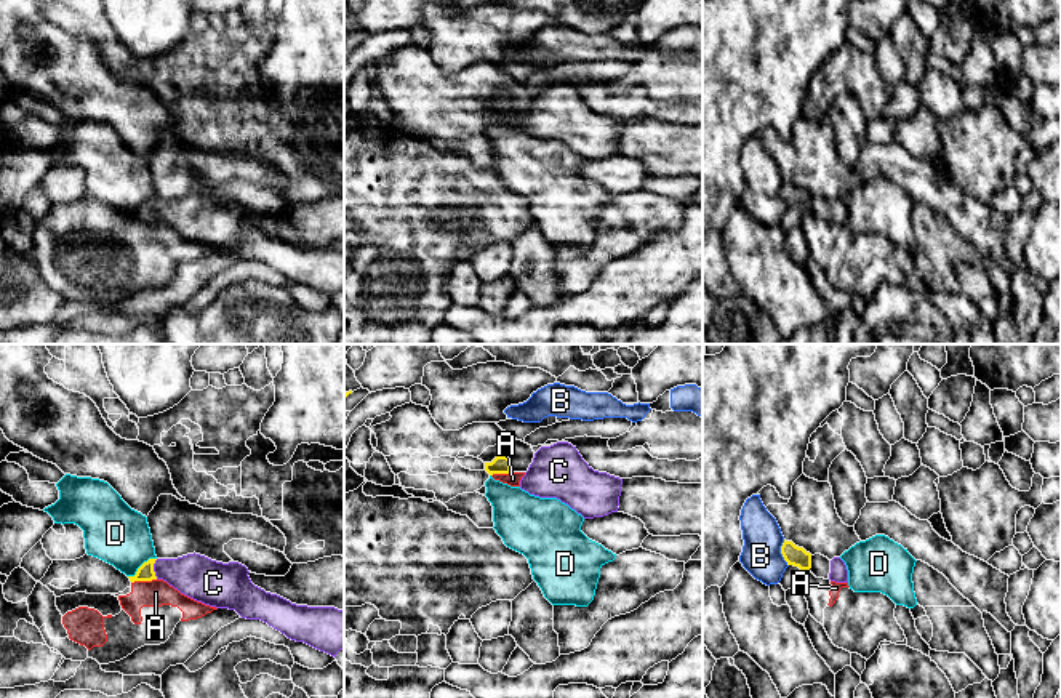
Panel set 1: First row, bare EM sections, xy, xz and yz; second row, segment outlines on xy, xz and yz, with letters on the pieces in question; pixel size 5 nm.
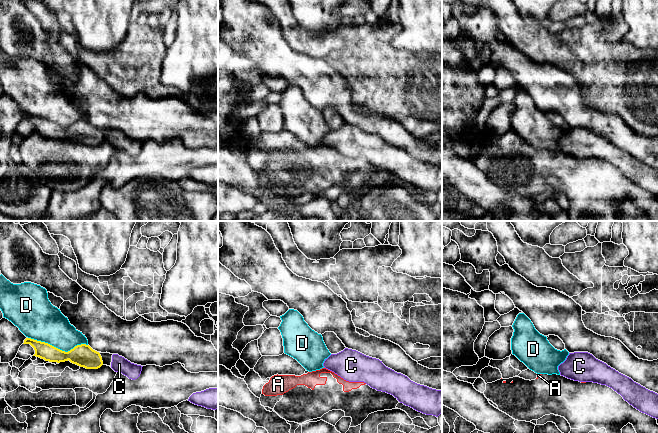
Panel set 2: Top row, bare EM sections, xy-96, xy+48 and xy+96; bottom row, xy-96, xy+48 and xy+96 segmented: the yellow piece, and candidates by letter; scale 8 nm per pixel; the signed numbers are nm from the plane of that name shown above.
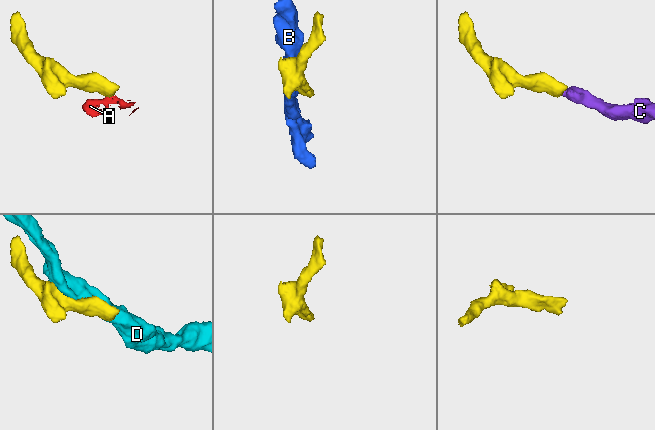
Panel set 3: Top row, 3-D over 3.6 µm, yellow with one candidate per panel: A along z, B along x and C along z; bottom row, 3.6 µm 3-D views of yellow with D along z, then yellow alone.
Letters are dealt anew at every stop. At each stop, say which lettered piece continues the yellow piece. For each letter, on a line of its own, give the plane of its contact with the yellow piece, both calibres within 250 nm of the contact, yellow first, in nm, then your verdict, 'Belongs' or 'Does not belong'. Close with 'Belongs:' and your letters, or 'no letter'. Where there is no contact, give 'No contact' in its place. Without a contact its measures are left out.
A: Touches yellow in xy. Thickness 80 nm (yellow) against 140 nm. Does not belong
B: Touches yellow in yz. Thickness 100 nm (yellow) against 200 nm. Does not belong
C: Touches yellow in xy. Thickness 80 nm (yellow) against 220 nm. Belongs
D: Touches yellow in xy. Thickness 80 nm (yellow) against 300 nm. Does not belong
Belongs: C

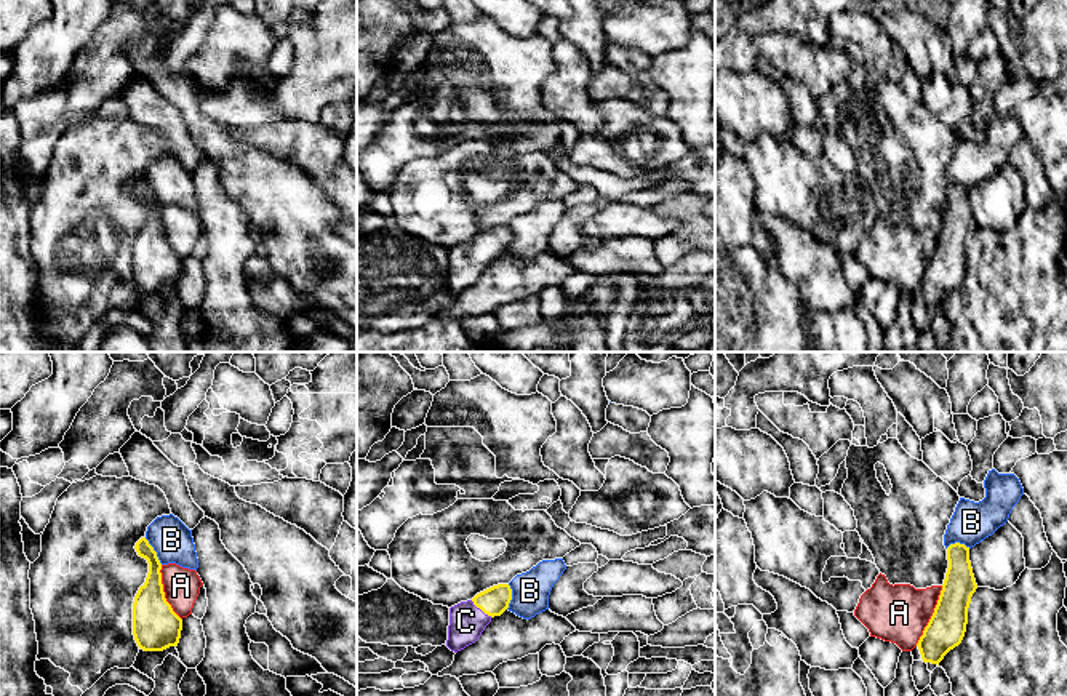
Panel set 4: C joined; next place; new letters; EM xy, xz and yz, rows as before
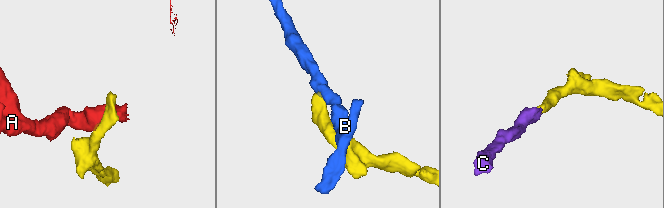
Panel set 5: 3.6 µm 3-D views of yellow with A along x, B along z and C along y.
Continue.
A: Touches yellow in yz. Thickness 190 nm (yellow) against 300 nm. Does not belong
B: Touches yellow in xy. Thickness 150 nm (yellow) against 200 nm. Does not belong
C: Touches yellow in xz. Thickness 140 nm (yellow) against 180 nm. Belongs
Belongs: C

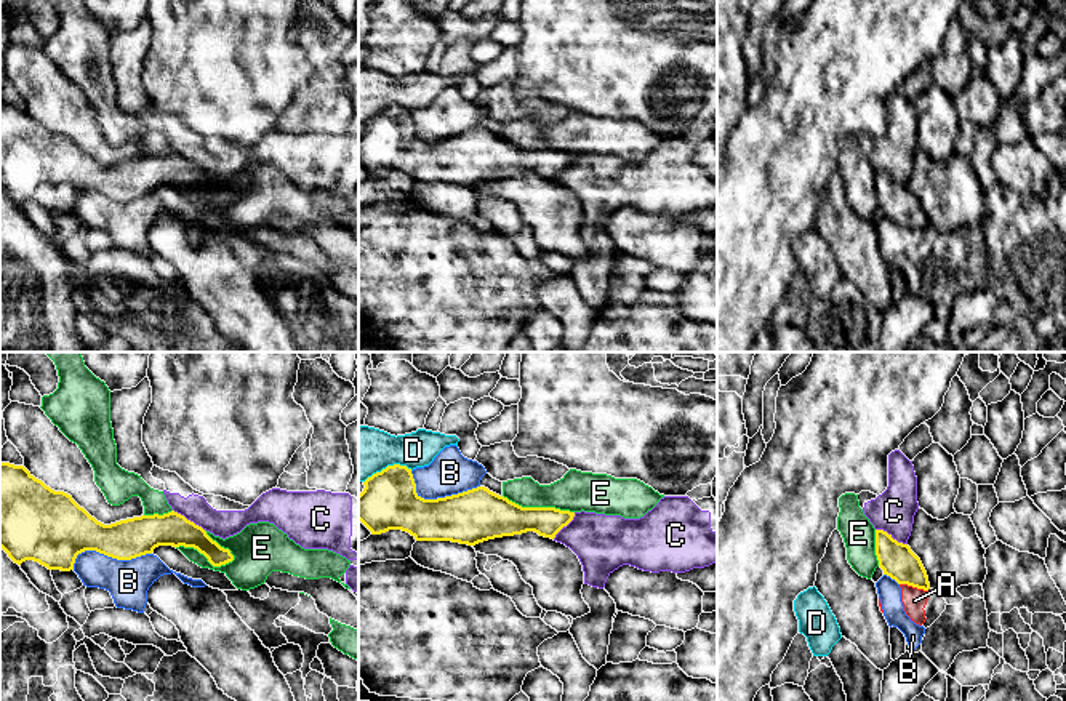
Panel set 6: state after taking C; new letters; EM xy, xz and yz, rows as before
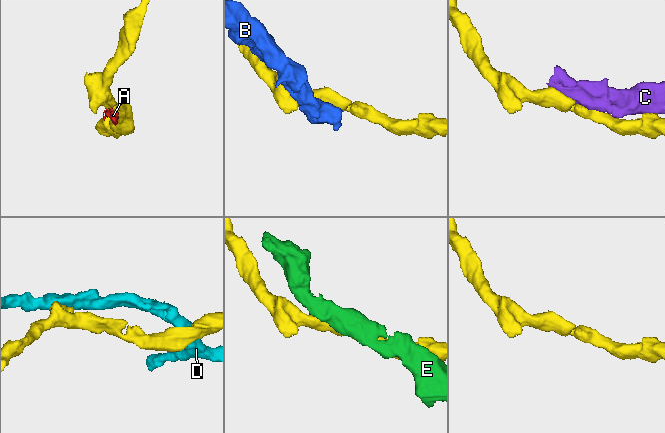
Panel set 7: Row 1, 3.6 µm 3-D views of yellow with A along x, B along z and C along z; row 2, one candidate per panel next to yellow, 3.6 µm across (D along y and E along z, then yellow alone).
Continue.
A: Touches yellow in yz. Thickness 170 nm (yellow) against 120 nm. Does not belong
B: Touches yellow in xy. Thickness 280 nm (yellow) against 220 nm. Does not belong
C: Touches yellow in yz. Thickness 170 nm (yellow) against 220 nm. Does not belong
D: Touches yellow in xz. Thickness 280 nm (yellow) against 260 nm. Does not belong
E: Touches yellow in xy. Thickness 170 nm (yellow) against 220 nm. Does not belong
Belongs: no letter

